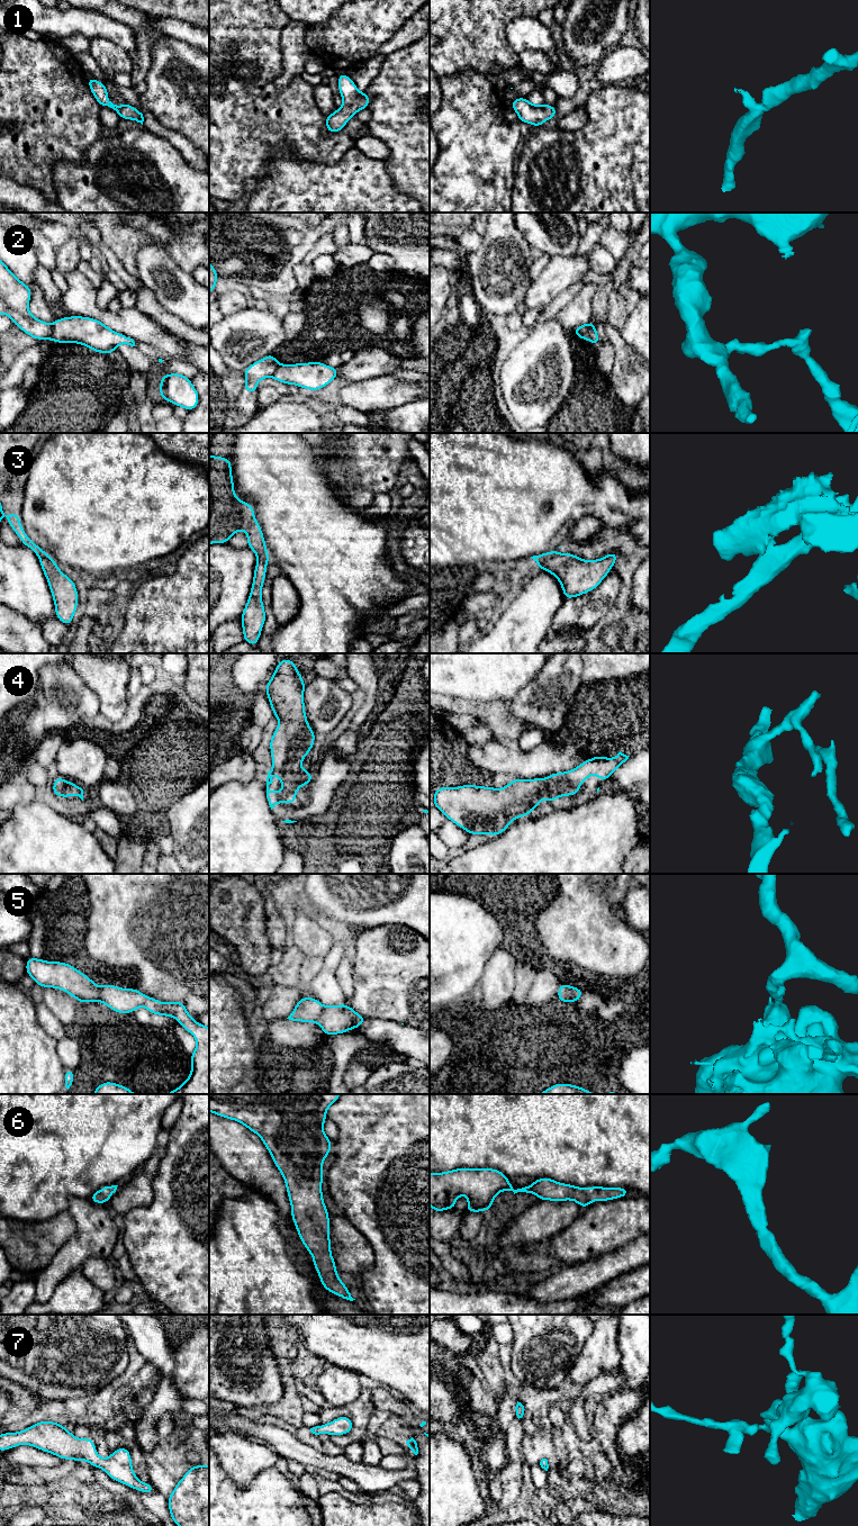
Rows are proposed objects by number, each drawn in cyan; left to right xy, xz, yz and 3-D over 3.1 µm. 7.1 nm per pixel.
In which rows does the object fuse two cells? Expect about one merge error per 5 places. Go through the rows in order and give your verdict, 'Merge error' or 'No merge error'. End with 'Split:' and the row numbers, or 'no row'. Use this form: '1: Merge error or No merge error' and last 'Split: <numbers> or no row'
1: No merge error
2: Merge error
3: No merge error
4: No merge error
5: Merge error
6: No merge error
7: No merge error
Split: 2, 5

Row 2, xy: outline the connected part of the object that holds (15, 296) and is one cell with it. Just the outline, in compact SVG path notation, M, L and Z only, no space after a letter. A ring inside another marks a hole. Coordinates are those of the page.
M0 260L0 315L8 315L12 323L35 340L53 340L53 326L34 317L28 310L31 288L19 280Z

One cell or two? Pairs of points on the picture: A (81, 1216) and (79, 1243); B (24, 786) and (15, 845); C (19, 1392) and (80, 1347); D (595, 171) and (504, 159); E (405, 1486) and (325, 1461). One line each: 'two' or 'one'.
A: one
B: two
C: two
D: two
E: two

